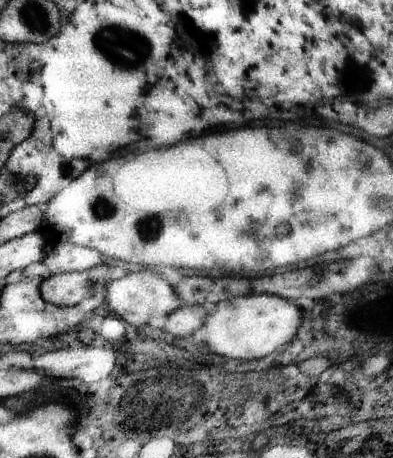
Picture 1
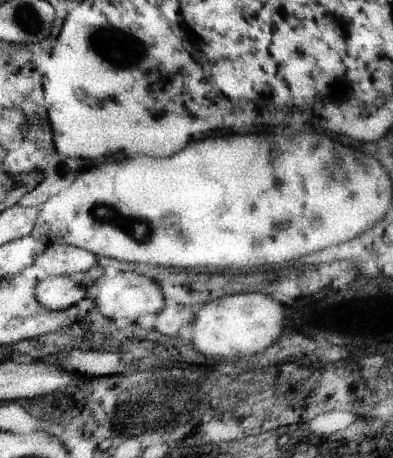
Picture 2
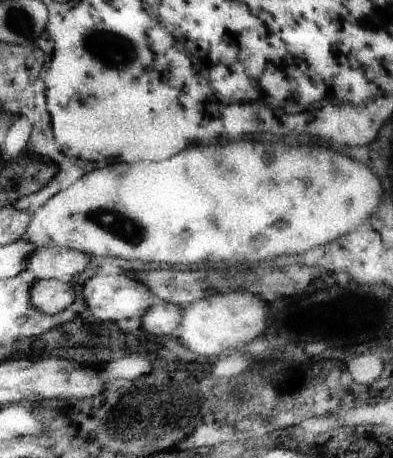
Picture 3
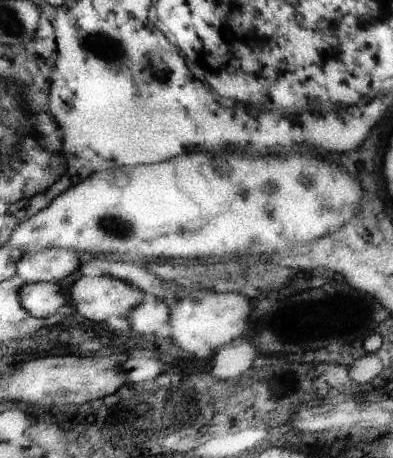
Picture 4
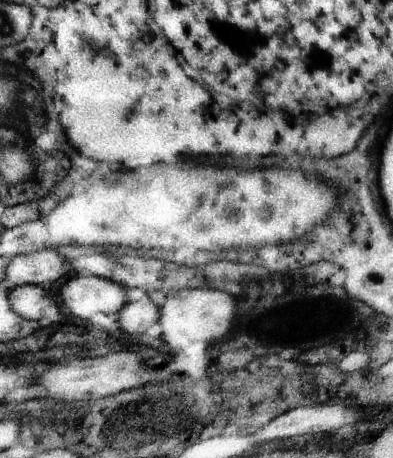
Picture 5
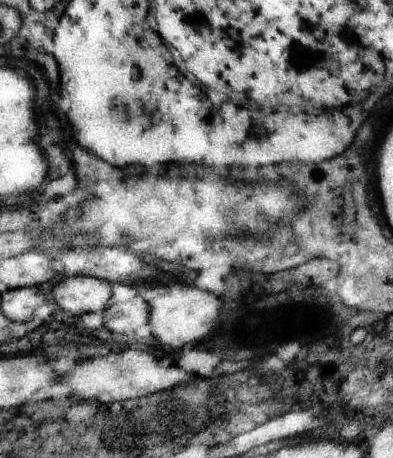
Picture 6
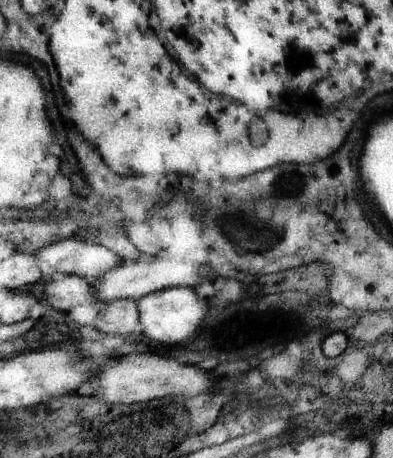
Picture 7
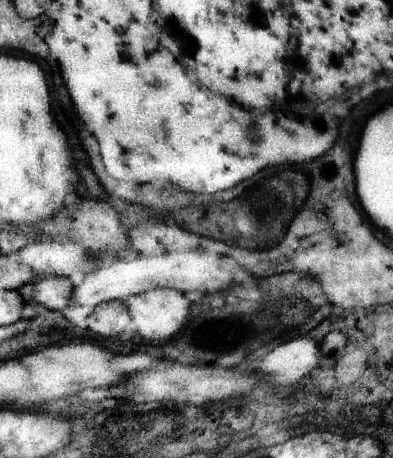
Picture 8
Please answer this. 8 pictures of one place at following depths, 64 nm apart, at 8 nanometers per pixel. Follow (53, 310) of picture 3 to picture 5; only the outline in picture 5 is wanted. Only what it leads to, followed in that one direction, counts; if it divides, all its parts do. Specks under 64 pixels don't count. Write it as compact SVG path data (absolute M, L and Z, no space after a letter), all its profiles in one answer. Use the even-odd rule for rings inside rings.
M19 286L11 292L11 306L23 318L39 320L43 308L59 302L47 286Z

